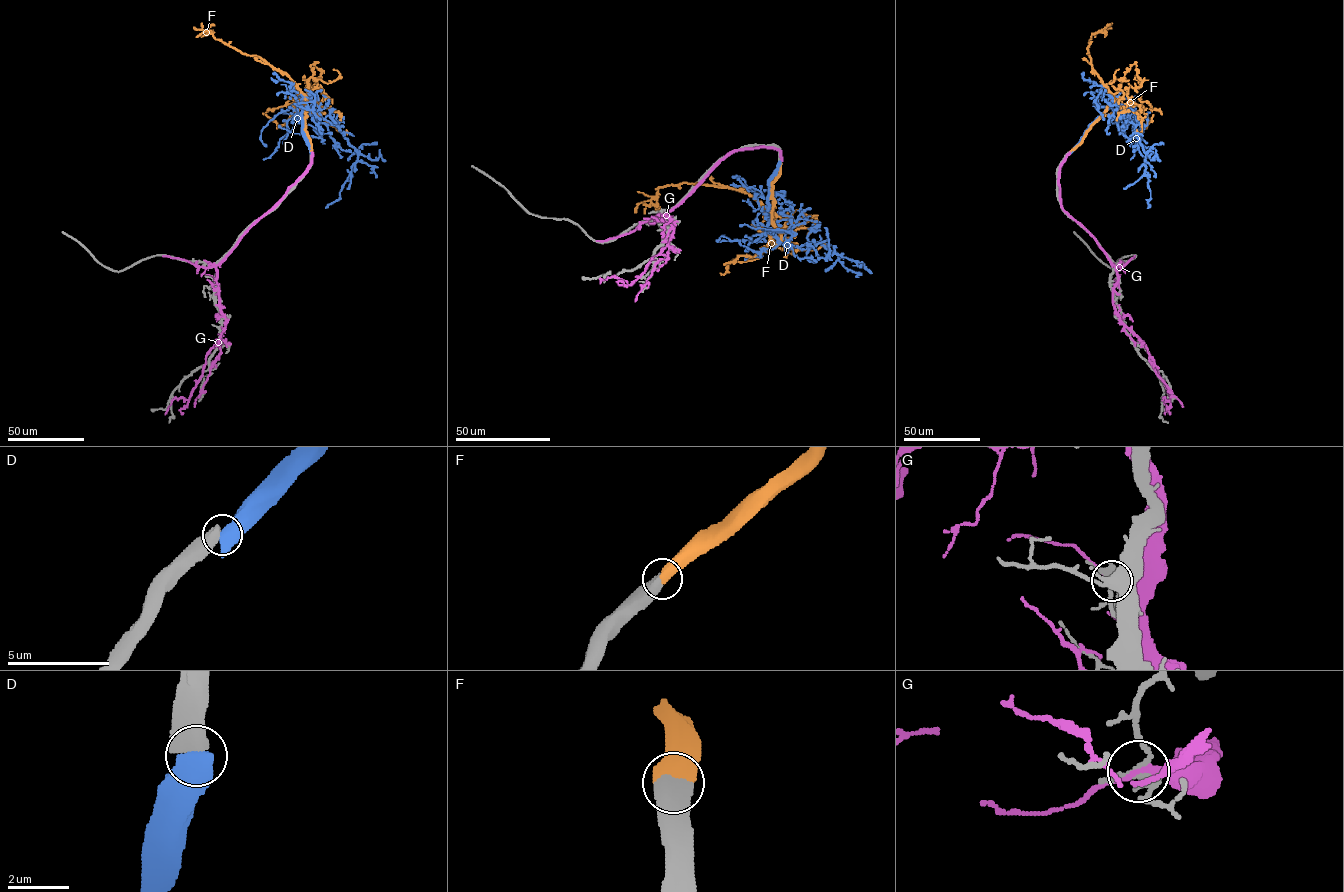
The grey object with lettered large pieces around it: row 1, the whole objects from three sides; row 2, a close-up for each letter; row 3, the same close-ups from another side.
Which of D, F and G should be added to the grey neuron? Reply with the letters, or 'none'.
F

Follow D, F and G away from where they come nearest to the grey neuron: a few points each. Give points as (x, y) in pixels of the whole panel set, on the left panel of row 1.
D: (311, 152), (302, 130), (302, 105), (321, 122), (335, 125), (358, 154), (340, 198), (325, 208)
F: (311, 152), (305, 130), (305, 95), (294, 82), (258, 56), (241, 53), (215, 39), (210, 31), (193, 28)
G: (214, 278), (225, 329), (207, 354), (202, 375), (189, 399), (174, 398), (165, 414)

